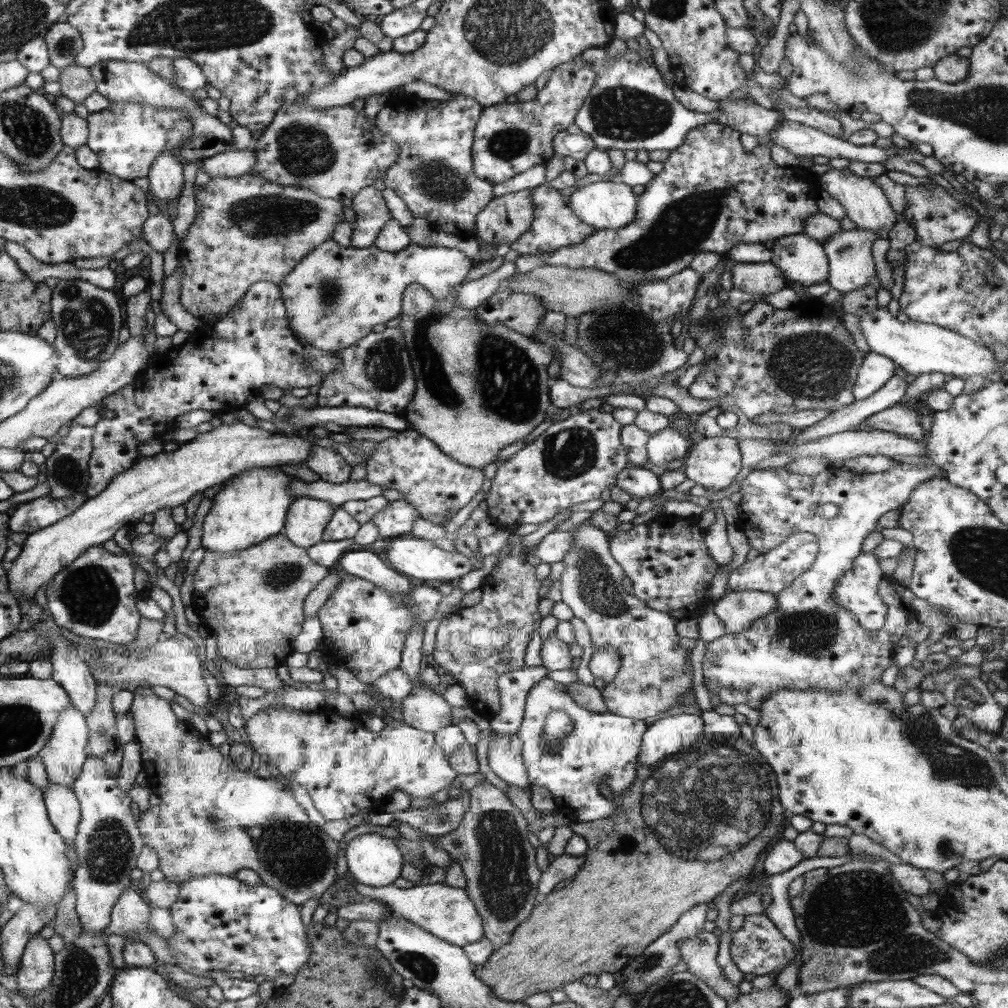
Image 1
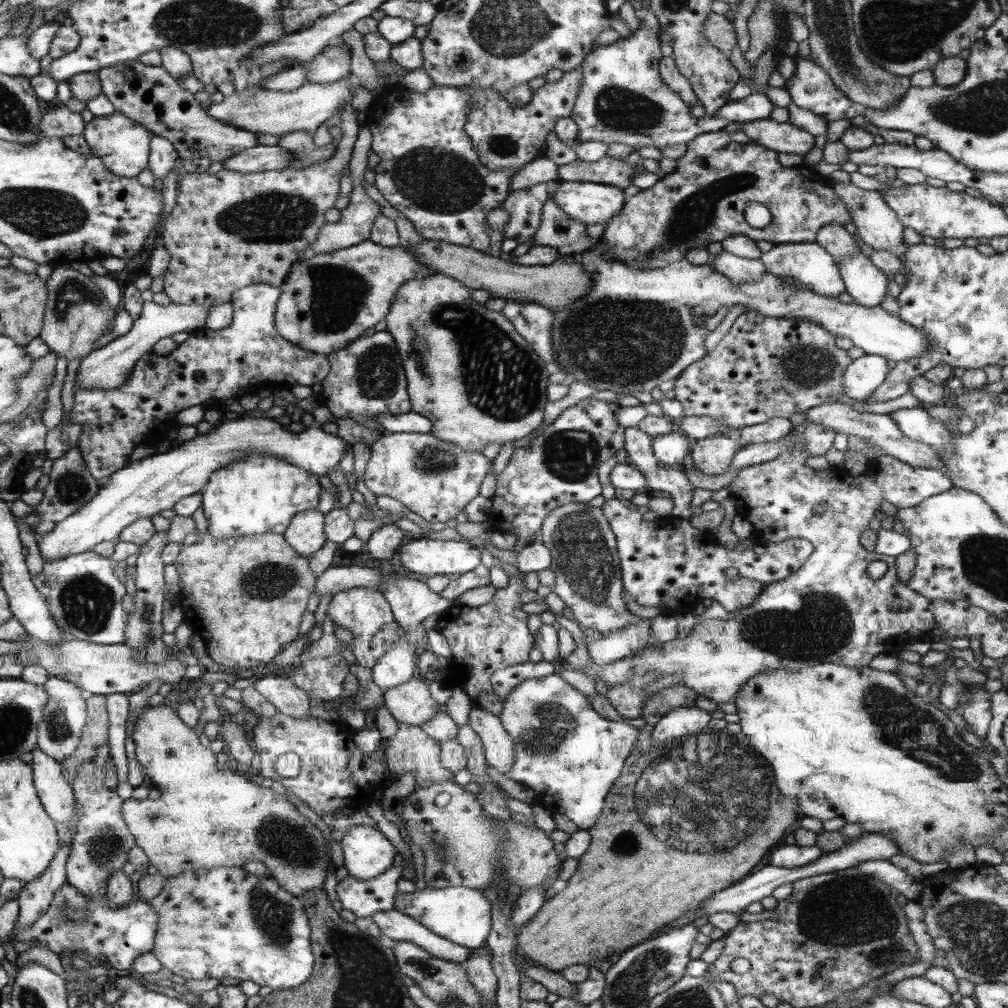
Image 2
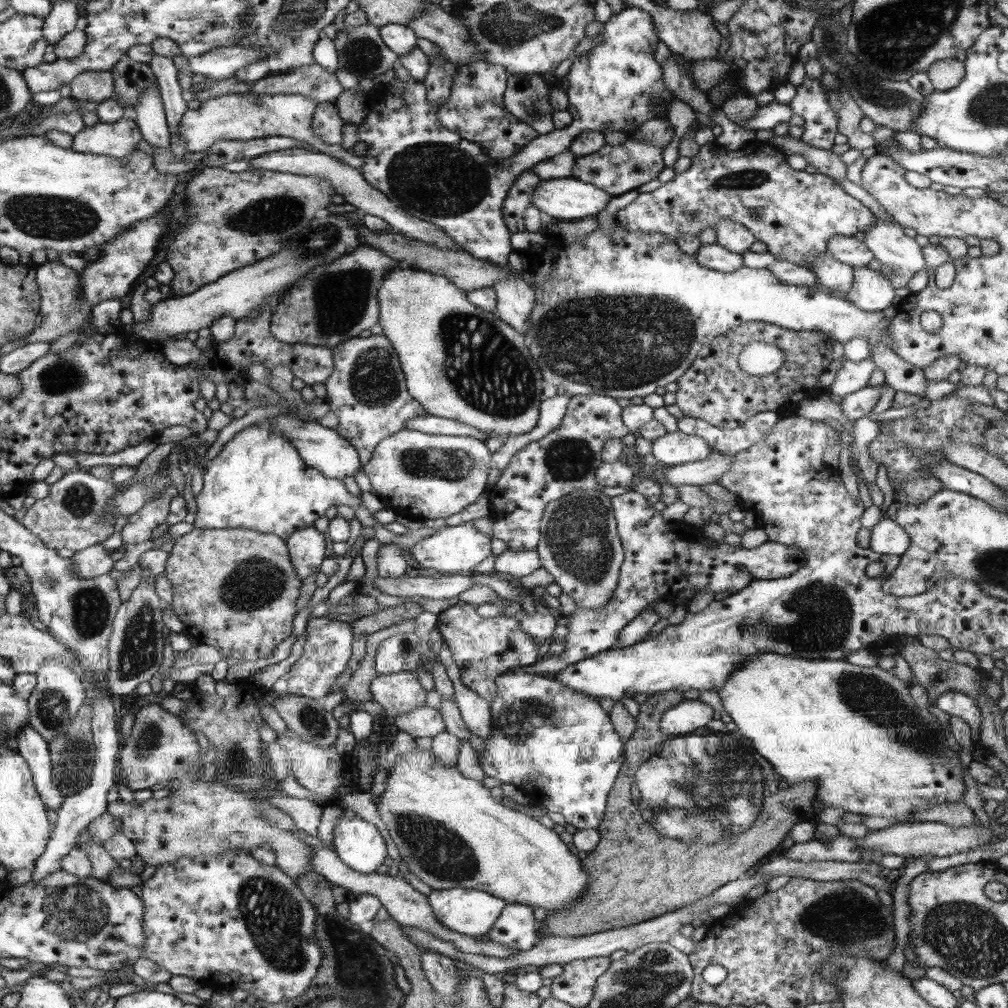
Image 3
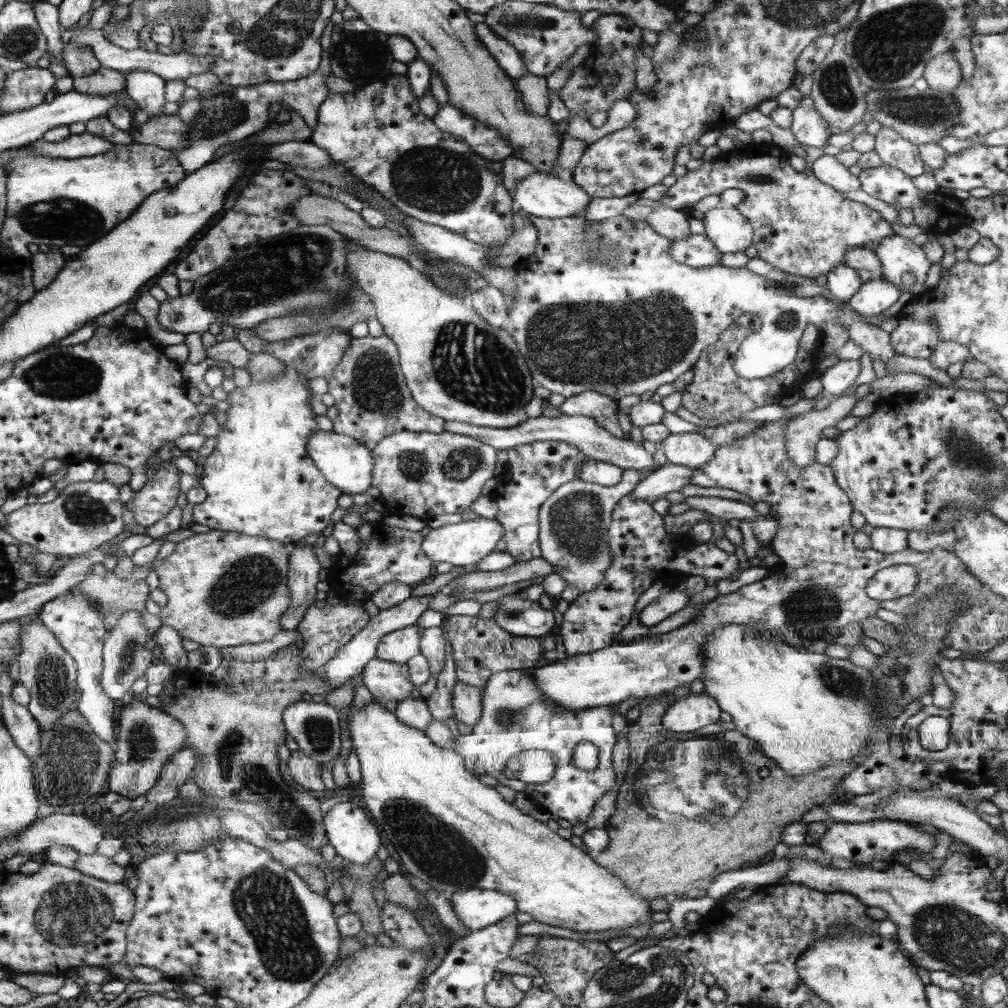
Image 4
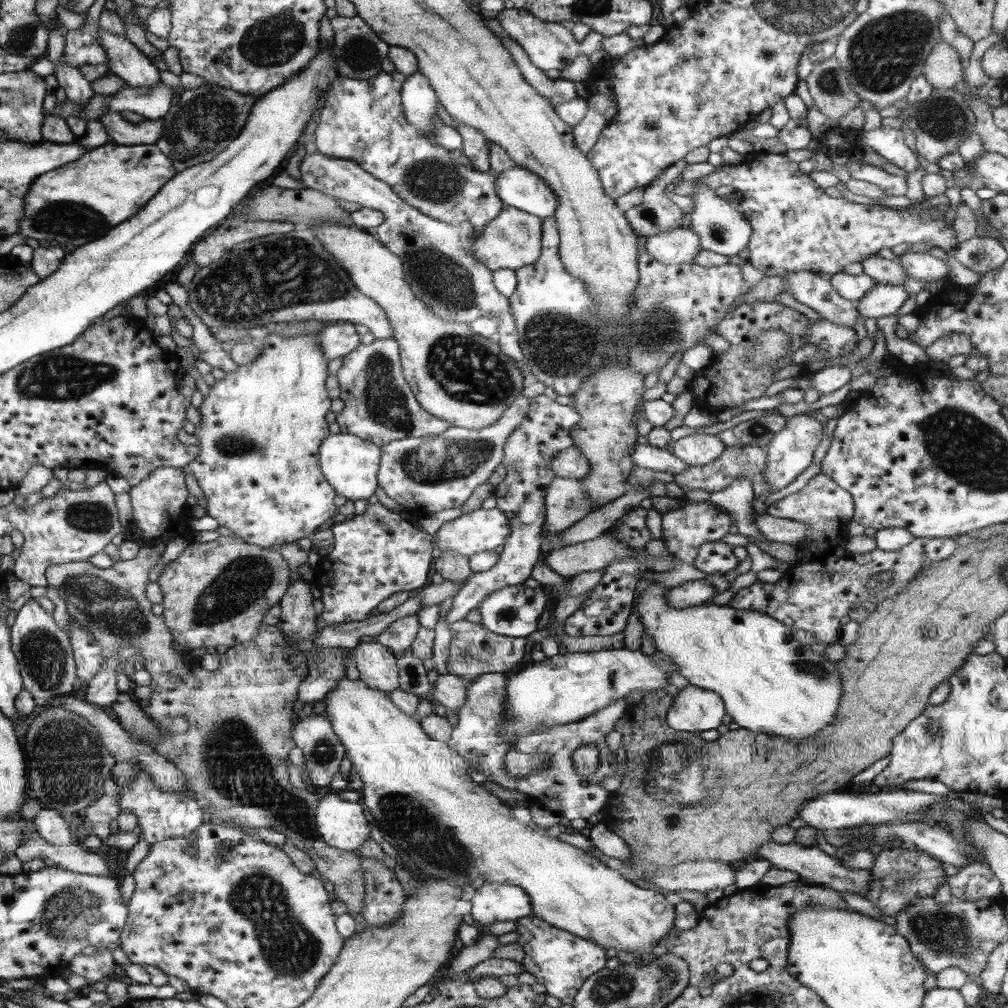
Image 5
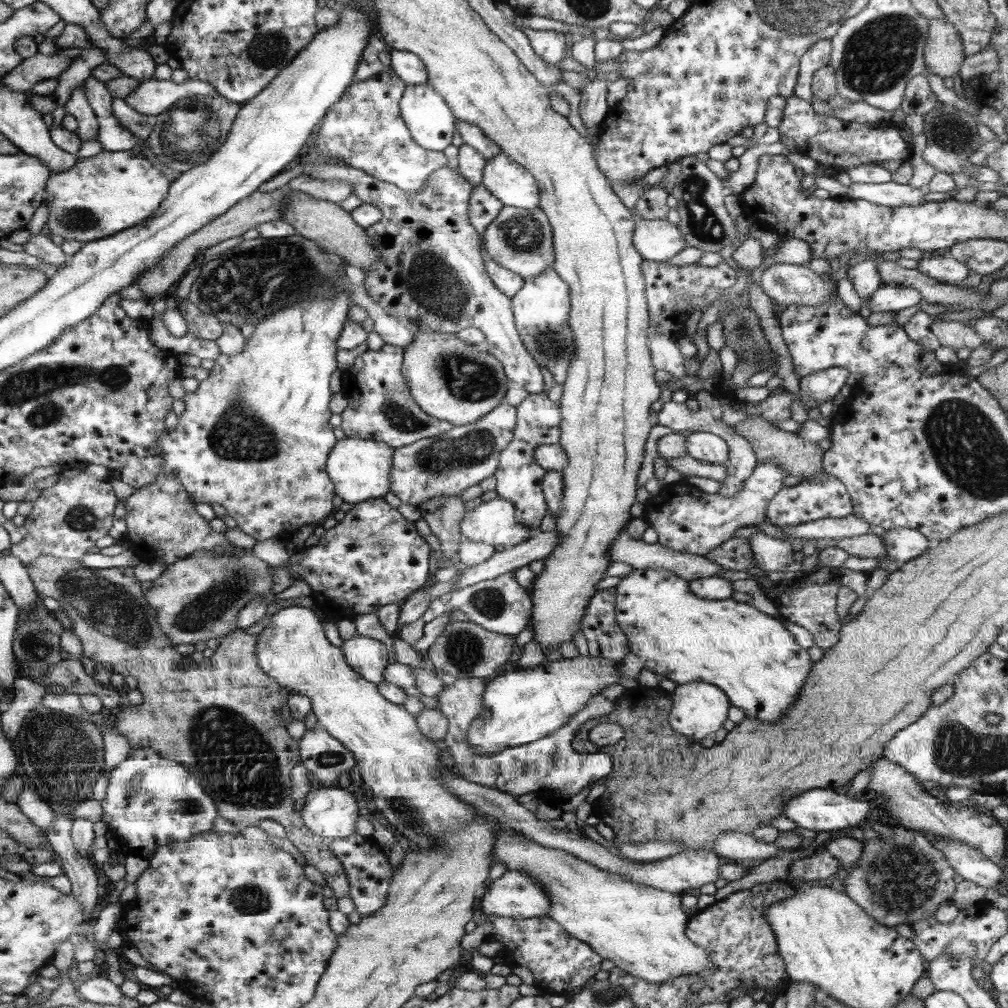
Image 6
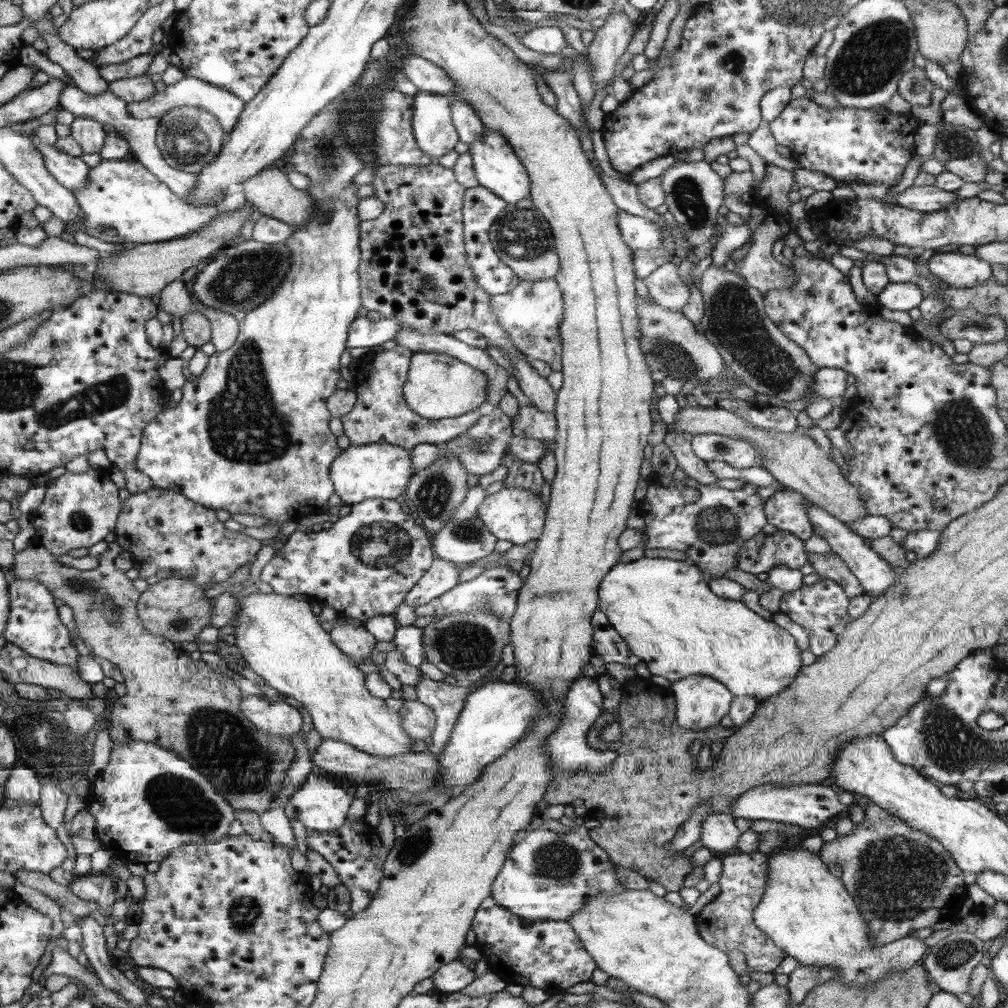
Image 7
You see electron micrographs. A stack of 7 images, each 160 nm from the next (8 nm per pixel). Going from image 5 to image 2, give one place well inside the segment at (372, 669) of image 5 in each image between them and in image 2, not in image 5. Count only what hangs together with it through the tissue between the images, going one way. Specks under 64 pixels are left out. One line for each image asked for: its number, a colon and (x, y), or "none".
2: (411, 703)
3: (402, 692)
4: (389, 681)

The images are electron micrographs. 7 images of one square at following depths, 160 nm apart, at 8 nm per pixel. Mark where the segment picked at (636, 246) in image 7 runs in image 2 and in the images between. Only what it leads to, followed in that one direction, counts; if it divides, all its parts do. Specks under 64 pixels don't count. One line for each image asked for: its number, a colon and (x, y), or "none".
2: (740, 271)
3: (713, 256)
4: (698, 251)
5: (680, 246)
6: (657, 240)

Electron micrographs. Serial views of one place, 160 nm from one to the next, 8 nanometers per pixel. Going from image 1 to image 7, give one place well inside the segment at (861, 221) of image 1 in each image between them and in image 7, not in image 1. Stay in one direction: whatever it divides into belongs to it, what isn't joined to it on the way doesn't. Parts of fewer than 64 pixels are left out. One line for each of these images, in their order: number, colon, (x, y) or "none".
2: (877, 224)
3: (900, 257)
4: (904, 264)
5: (922, 266)
6: (945, 269)
7: (956, 269)

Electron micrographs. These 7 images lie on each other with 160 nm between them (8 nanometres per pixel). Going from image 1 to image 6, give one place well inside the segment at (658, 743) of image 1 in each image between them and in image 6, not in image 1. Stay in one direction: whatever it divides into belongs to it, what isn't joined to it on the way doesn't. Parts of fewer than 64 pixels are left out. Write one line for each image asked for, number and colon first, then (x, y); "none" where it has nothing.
2: (681, 722)
3: (689, 715)
4: (689, 714)
5: (693, 710)
6: (699, 708)

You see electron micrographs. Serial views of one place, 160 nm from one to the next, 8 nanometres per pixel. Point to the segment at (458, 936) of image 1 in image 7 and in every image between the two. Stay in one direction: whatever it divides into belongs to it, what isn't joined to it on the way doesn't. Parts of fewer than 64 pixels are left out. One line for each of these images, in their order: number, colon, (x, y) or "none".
2: (462, 915)
3: (471, 912)
4: (476, 908)
5: (492, 902)
6: (515, 894)
7: (547, 876)

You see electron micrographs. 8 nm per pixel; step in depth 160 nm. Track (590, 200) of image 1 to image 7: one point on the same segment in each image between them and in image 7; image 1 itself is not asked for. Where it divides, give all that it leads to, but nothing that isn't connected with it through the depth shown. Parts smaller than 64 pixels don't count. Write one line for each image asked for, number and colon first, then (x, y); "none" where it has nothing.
2: (591, 203)
3: (570, 199)
4: (541, 194)
5: (518, 187)
6: (513, 185)
7: (497, 168)

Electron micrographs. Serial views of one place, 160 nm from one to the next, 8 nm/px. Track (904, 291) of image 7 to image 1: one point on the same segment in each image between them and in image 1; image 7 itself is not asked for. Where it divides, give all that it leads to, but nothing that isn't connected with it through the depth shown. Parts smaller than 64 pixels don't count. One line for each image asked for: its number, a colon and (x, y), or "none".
1: (851, 265)
2: (866, 284)
3: (871, 291)
4: (873, 297)
5: (883, 299)
6: (888, 298)

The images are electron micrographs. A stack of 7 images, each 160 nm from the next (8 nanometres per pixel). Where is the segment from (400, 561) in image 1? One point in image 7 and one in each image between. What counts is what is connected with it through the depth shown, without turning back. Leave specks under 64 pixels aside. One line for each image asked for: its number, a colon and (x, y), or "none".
2: (430, 556)
3: (458, 549)
4: (464, 544)
5: (483, 530)
6: (493, 523)
7: (516, 515)

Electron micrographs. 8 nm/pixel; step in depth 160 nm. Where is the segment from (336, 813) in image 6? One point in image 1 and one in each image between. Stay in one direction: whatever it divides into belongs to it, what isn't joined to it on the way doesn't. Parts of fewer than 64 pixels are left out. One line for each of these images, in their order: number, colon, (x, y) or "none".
1: (374, 860)
2: (368, 853)
3: (358, 843)
4: (356, 840)
5: (343, 824)

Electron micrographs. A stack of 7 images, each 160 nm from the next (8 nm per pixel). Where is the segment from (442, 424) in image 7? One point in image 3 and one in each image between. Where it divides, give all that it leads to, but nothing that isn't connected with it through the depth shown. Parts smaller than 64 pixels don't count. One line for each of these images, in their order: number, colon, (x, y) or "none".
3: (367, 391)
4: (371, 394)
5: (380, 406)
6: (380, 407)

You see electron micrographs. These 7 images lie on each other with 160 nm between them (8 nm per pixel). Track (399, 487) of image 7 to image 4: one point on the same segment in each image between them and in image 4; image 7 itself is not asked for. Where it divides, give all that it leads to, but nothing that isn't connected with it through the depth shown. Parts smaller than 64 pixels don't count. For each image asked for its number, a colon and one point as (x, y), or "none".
4: (345, 463)
5: (350, 464)
6: (361, 468)

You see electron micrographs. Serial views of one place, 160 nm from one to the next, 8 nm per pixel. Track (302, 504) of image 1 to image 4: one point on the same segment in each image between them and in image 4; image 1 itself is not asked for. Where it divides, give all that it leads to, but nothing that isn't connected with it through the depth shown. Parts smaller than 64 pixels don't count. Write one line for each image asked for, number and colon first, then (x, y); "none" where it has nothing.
2: (307, 533)
3: (308, 546)
4: (304, 575)

